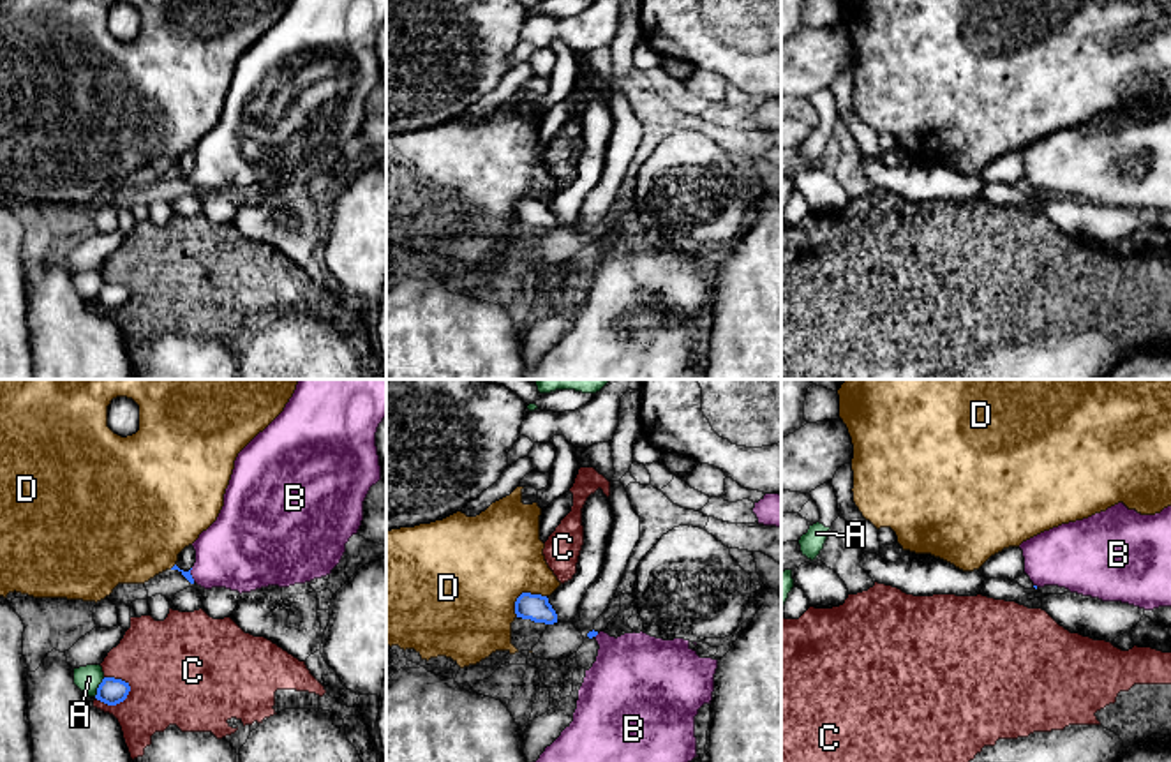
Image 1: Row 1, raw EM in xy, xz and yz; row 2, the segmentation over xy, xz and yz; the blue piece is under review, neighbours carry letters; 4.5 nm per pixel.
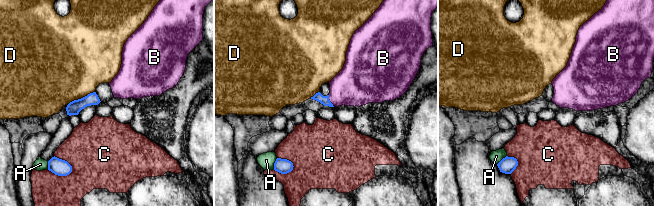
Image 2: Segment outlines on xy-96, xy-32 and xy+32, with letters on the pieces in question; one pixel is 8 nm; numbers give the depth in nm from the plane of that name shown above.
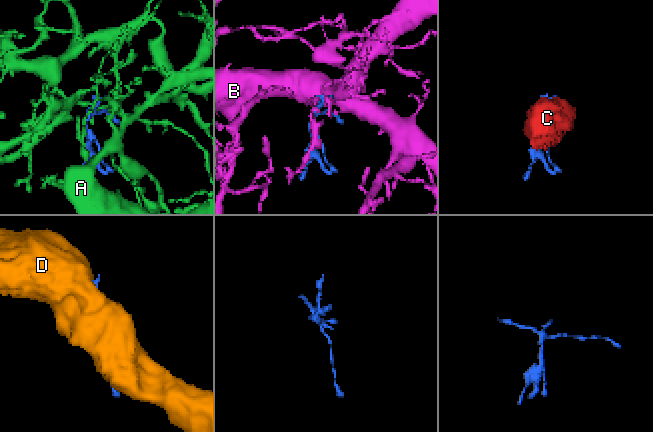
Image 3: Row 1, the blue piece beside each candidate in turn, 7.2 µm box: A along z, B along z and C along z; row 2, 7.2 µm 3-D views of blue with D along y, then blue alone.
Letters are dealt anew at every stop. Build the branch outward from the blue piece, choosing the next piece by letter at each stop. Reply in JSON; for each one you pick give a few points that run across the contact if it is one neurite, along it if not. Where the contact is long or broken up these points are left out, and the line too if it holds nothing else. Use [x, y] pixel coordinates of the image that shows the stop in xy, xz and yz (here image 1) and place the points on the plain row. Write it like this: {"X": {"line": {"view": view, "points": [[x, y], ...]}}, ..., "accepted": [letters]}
{"accepted": ["B"]}

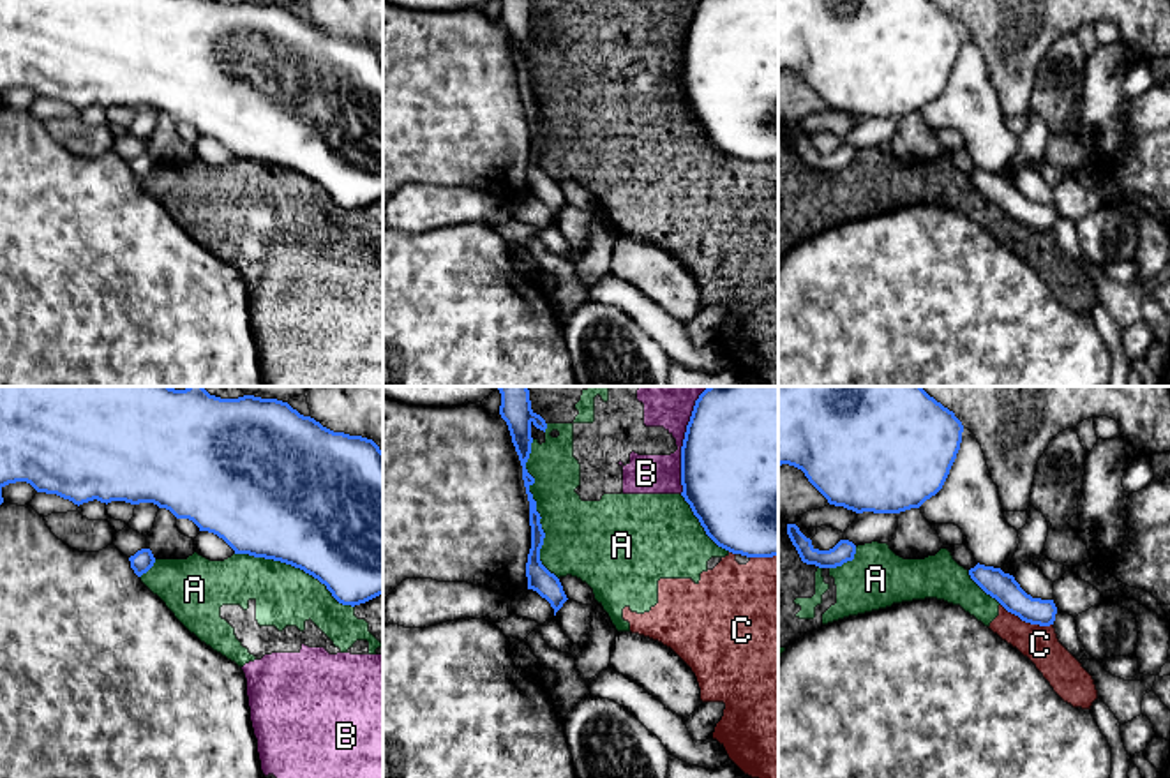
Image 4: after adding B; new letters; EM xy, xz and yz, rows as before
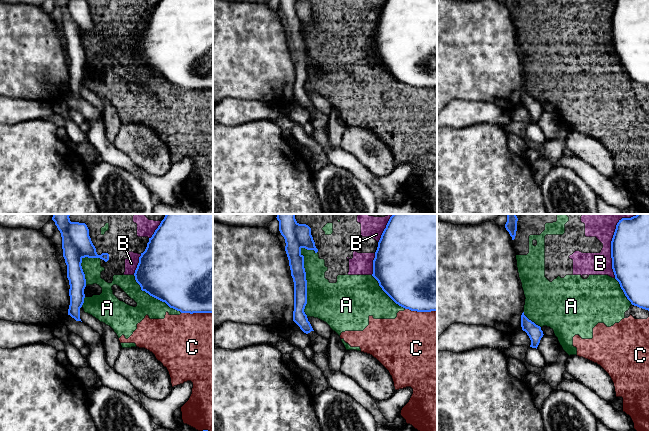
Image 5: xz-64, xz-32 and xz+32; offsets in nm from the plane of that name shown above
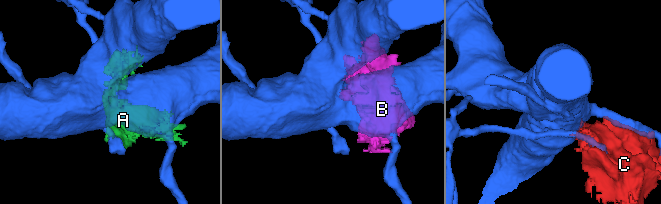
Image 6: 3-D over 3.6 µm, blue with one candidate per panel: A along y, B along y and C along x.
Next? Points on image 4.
{"accepted": []}

